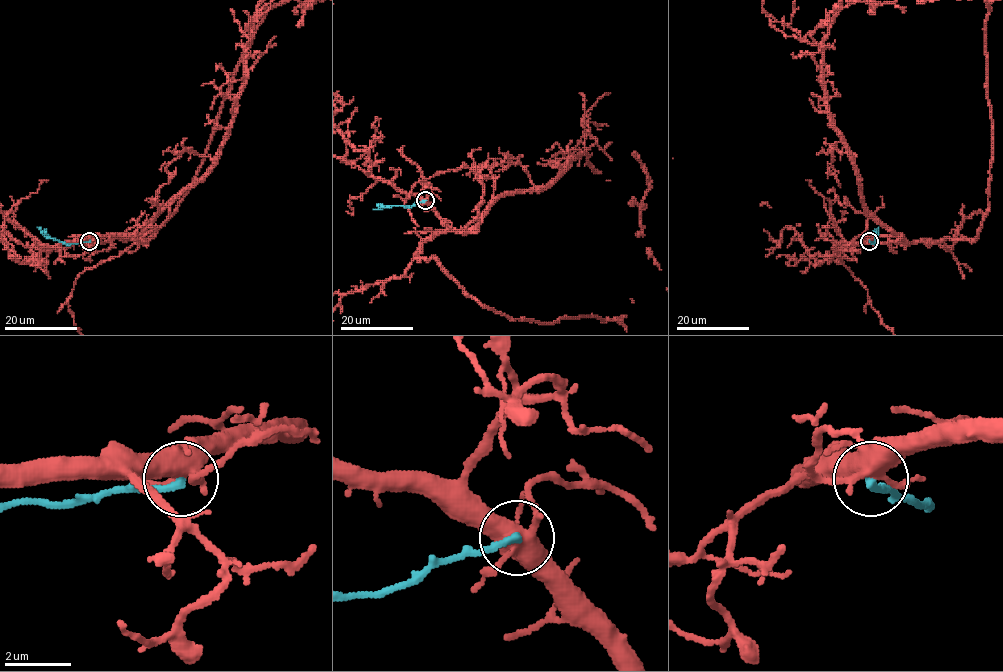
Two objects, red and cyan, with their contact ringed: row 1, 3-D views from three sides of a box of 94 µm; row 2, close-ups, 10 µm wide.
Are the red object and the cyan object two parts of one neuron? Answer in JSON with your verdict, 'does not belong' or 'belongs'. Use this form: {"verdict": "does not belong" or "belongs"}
{"verdict": "does not belong"}

